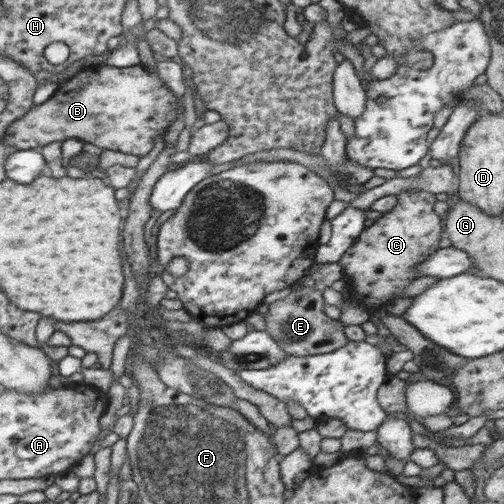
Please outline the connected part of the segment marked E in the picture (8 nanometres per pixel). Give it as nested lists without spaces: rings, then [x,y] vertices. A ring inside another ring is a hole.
[[[300,286],[288,296],[278,300],[263,310],[266,331],[278,342],[286,354],[310,356],[334,352],[349,341],[344,334],[344,326],[339,320],[324,313],[324,295],[315,287]]]

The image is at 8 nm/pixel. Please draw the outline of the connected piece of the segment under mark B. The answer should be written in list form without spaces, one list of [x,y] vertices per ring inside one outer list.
[[[141,64],[126,68],[98,65],[82,68],[72,78],[69,78],[56,89],[53,96],[44,104],[34,105],[28,113],[24,113],[7,127],[2,137],[2,144],[17,150],[39,150],[50,142],[66,139],[78,139],[82,142],[100,147],[104,150],[120,151],[138,157],[144,157],[154,148],[154,139],[167,132],[183,114],[178,107],[178,98],[168,89],[163,80],[146,71]]]

